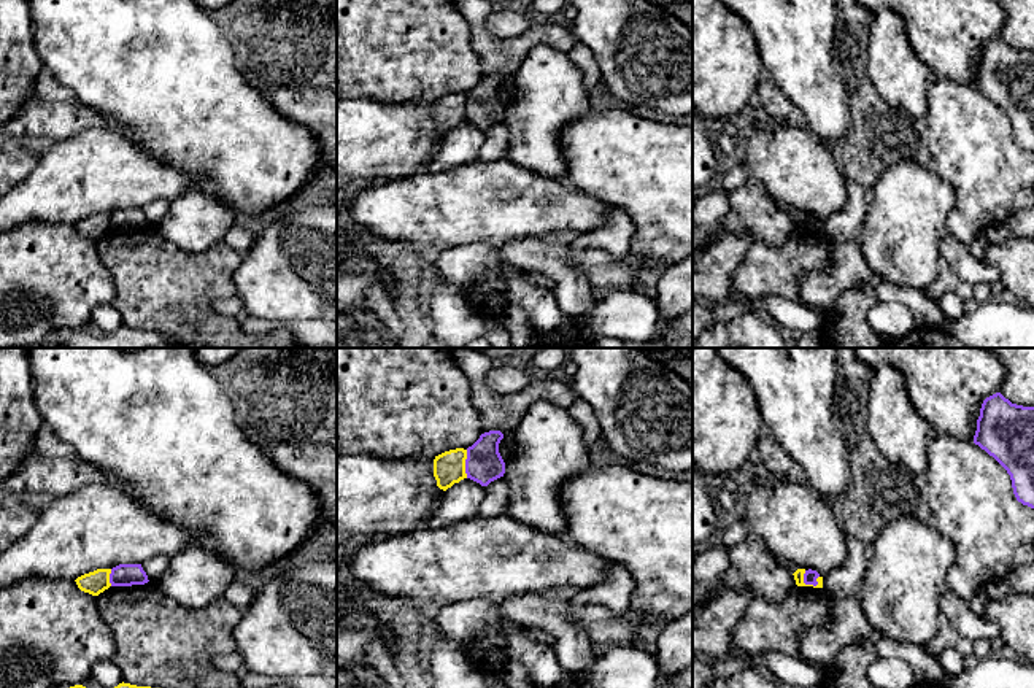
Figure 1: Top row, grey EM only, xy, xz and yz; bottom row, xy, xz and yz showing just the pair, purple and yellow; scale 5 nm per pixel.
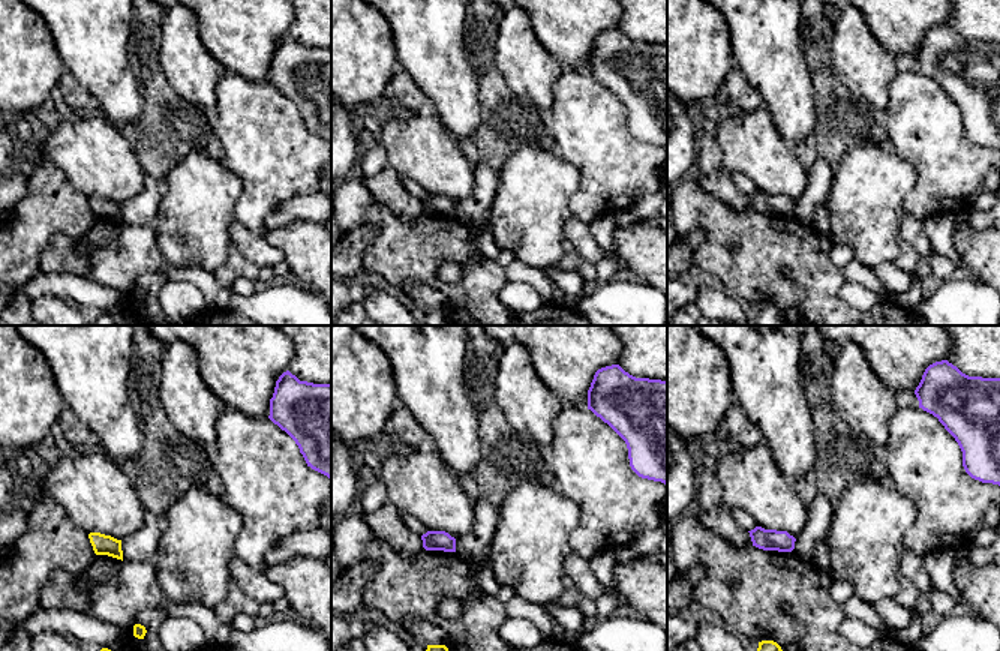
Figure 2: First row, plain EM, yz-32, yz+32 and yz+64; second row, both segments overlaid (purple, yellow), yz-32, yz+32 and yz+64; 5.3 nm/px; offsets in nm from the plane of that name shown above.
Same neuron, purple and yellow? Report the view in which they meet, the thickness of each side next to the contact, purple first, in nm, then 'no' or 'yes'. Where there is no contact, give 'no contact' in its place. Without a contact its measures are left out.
yz | 70/50 nm | no

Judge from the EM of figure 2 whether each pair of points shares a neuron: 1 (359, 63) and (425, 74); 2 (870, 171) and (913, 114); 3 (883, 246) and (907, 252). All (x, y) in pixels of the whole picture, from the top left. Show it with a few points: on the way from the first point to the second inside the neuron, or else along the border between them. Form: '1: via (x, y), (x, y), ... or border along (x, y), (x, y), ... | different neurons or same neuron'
1: border along (390, 30), (399, 65) | different neurons
2: border along (895, 153), (913, 165), (916, 173), (915, 183) | different neurons
3: border along (900, 240), (898, 255), (892, 261) | different neurons

